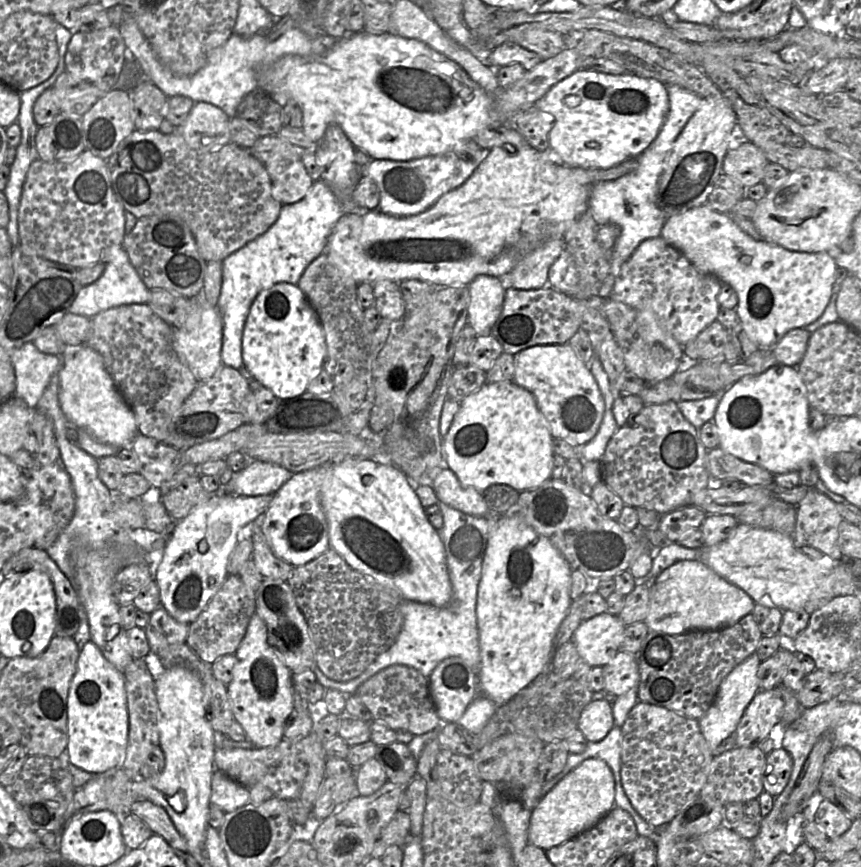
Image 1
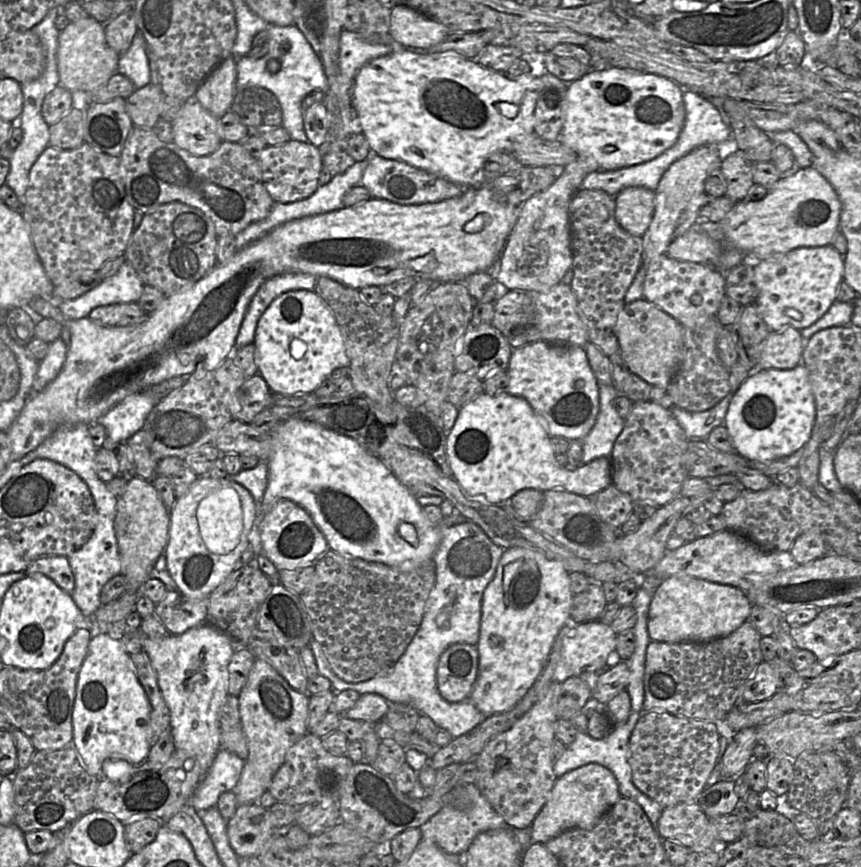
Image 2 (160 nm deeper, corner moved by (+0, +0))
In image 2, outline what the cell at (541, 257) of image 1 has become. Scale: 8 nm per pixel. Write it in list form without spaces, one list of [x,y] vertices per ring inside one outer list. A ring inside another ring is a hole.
[[[619,68],[606,70],[591,69],[581,78],[574,80],[570,83],[566,94],[566,114],[558,140],[576,153],[576,159],[573,162],[566,165],[565,167],[563,167],[562,169],[559,169],[559,176],[548,189],[540,193],[537,193],[536,195],[528,199],[520,207],[518,211],[518,220],[507,239],[507,242],[499,257],[499,262],[497,264],[497,273],[495,275],[495,279],[496,282],[503,287],[504,290],[546,292],[558,283],[563,281],[567,272],[571,269],[573,261],[569,218],[569,206],[571,198],[573,197],[576,191],[582,188],[581,184],[586,175],[588,175],[589,173],[594,171],[615,170],[622,167],[647,162],[656,158],[665,150],[672,147],[678,139],[684,124],[685,108],[683,103],[683,94],[684,90],[671,79],[649,73],[626,71],[624,69]]]

